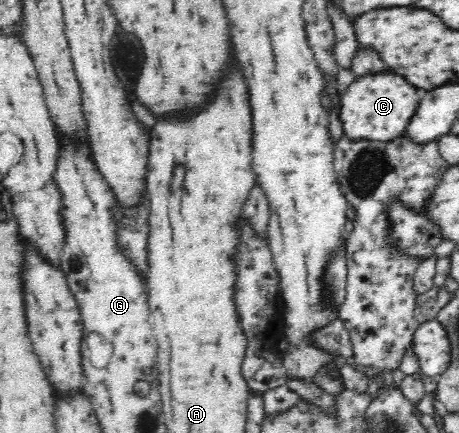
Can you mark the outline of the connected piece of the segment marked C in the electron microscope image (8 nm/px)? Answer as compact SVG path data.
M376 73L376 75L364 75L356 78L348 85L344 94L339 99L339 114L343 137L349 141L376 141L380 143L392 143L404 133L405 127L412 119L420 98L416 95L417 88L410 85L403 77L395 73Z

